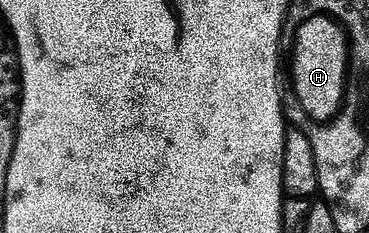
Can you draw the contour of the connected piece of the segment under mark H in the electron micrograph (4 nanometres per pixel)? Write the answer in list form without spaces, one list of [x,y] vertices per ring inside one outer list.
[[[310,16],[300,23],[292,48],[294,94],[309,121],[328,123],[340,112],[347,92],[350,59],[347,32],[330,16]]]

